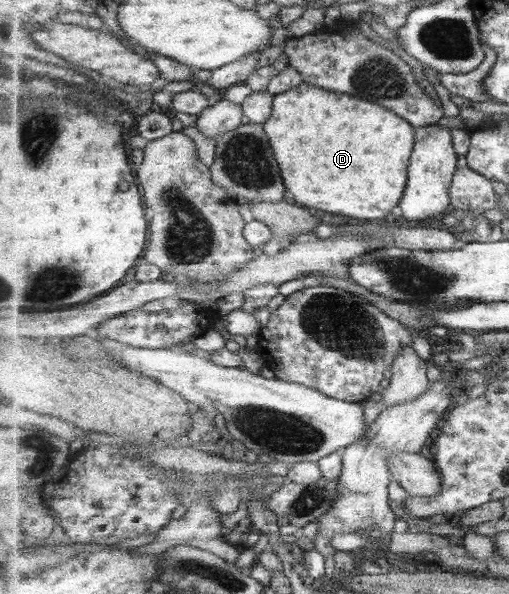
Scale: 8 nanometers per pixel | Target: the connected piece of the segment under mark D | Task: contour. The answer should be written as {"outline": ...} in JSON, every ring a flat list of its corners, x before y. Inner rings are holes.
{"outline":[[306,82,274,95,272,114,264,124,264,131,268,133,286,189,298,205,360,220,378,220,386,218,400,204,408,187,416,127,399,113,374,102]]}

